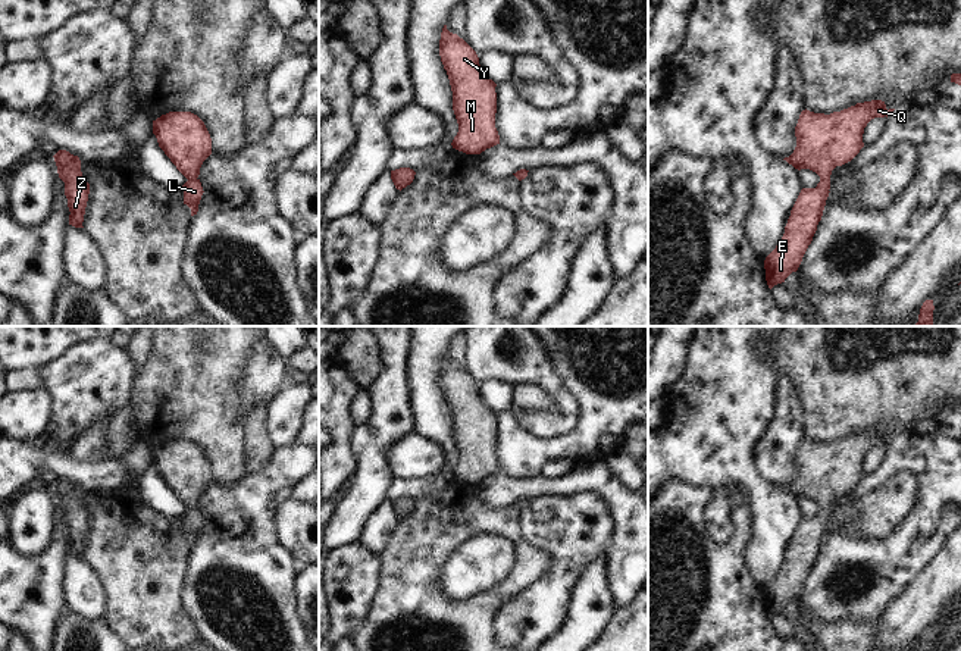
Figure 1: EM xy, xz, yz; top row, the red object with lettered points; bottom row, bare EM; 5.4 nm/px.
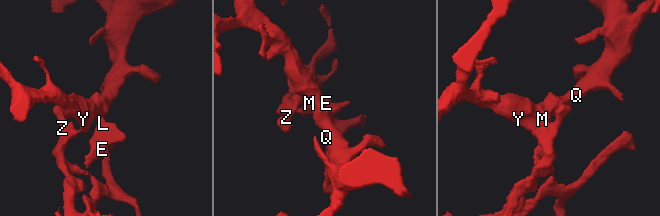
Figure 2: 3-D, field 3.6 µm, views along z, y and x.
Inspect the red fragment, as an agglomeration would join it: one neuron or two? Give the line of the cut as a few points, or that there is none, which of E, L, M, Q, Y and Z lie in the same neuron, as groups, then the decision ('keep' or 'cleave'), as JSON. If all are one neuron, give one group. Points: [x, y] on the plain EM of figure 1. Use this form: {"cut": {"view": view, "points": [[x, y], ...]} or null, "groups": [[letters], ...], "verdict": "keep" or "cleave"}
{"cut": null, "groups": [["E", "L", "M", "Q", "Y", "Z"]], "verdict": "keep"}

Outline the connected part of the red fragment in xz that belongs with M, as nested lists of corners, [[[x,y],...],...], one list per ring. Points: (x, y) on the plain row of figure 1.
[[[444,354],[439,385],[450,409],[453,439],[458,453],[453,478],[480,483],[500,473],[495,457],[497,413],[483,404],[476,381]]]

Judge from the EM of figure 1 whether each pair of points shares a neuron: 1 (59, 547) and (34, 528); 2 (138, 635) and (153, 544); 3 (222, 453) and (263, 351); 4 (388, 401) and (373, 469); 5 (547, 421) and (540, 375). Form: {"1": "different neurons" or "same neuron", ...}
{"1": "different neurons", "2": "same neuron", "3": "different neurons", "4": "same neuron", "5": "same neuron"}

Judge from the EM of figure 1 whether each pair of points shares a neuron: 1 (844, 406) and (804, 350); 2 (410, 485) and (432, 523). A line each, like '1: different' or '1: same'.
1: same
2: different

